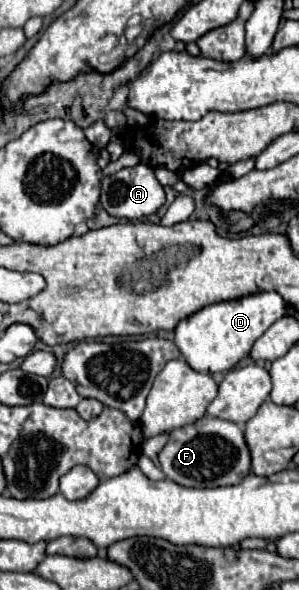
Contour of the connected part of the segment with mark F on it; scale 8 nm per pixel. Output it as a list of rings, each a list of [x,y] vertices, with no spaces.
[[[203,416],[201,420],[185,428],[173,430],[167,446],[159,452],[159,462],[169,480],[191,488],[217,488],[239,484],[251,472],[249,448],[245,444],[243,430],[229,420],[211,416]]]

